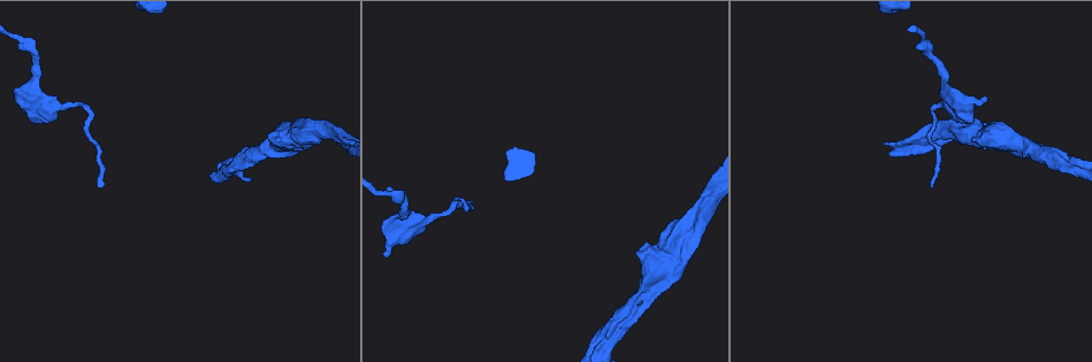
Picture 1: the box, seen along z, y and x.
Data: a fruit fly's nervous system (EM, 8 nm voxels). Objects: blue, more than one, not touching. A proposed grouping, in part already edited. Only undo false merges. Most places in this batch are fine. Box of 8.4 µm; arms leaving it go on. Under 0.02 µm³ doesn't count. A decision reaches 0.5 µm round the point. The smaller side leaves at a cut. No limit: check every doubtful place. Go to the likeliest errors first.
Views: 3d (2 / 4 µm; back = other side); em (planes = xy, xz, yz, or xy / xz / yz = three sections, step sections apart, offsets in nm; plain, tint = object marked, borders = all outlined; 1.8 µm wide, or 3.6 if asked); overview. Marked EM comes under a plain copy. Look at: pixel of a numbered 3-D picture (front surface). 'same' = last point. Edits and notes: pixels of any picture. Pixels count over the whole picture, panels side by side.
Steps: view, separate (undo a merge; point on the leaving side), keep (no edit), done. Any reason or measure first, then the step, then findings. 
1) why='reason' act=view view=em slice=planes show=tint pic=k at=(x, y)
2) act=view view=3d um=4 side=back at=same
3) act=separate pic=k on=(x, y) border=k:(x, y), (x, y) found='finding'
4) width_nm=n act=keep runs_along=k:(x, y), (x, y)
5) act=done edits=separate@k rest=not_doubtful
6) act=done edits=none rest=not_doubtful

why='thick turns thin' act=view view=3d um=2 pic=1 at=(434, 218)

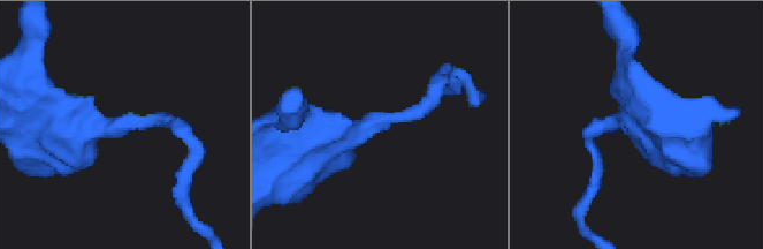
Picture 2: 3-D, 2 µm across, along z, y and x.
act=view view=em slice=xy step=8 show=tint pic=2 at=(387, 125)

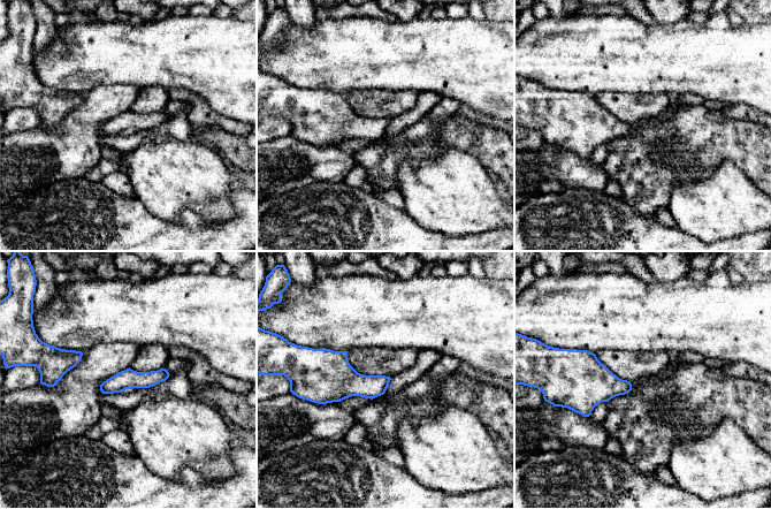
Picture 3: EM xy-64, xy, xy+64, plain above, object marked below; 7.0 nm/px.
why='cut it another way' act=view view=em slice=planes show=tint at=same

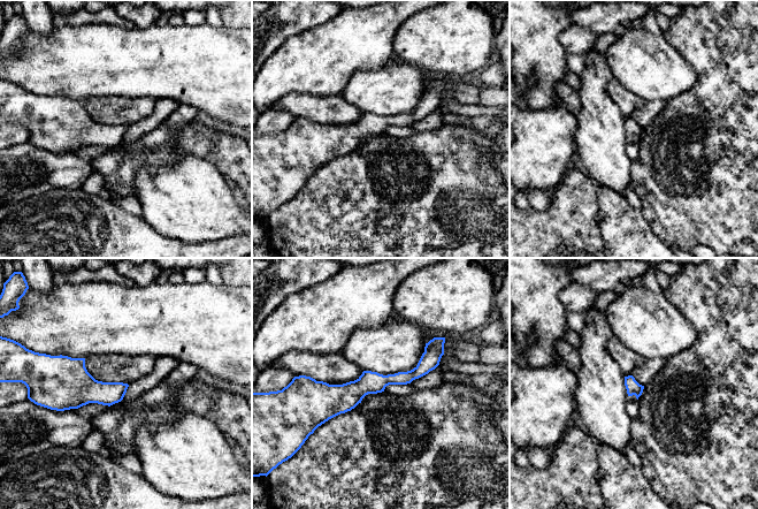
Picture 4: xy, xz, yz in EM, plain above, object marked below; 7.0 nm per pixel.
act=keep found='one neuron here'

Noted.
why='thick turns thin' act=view view=em slice=yz step=16 show=tint pic=1 at=(324, 130)

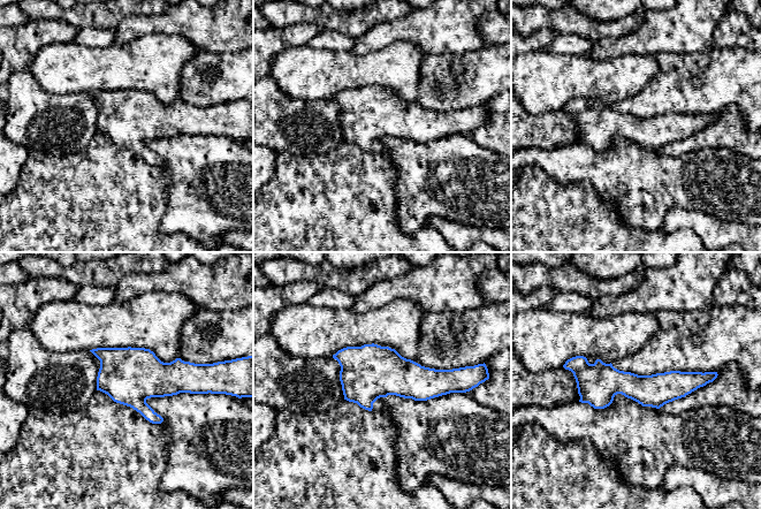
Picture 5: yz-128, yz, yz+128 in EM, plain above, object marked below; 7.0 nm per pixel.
width_nm=220 act=keep found='continuous, no second neuron'

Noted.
why='calibre changes' act=view view=em um=3.6 slice=xz step=16 show=tint pic=1 at=(649, 274)

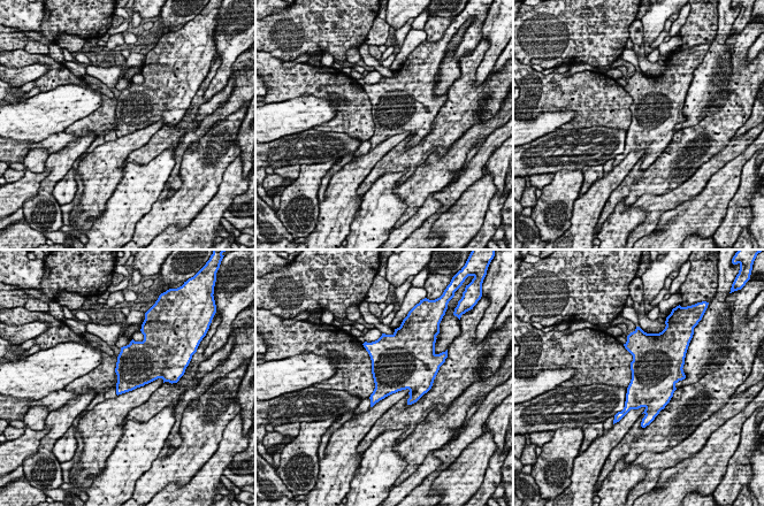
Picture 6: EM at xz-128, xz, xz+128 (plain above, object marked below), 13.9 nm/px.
act=view view=em um=3.6 slice=planes show=borders at=same

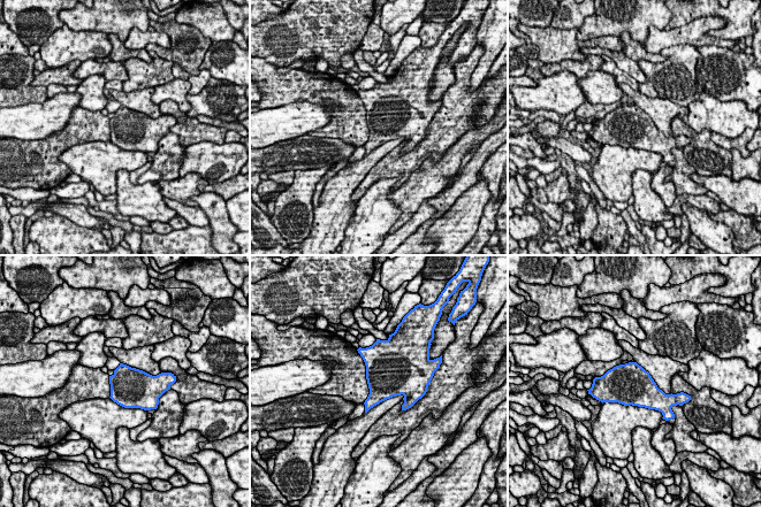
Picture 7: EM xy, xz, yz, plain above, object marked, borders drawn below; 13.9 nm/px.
act=keep found='continuous, no second neuron'

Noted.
act=done edits=none rest=not_doubtful

